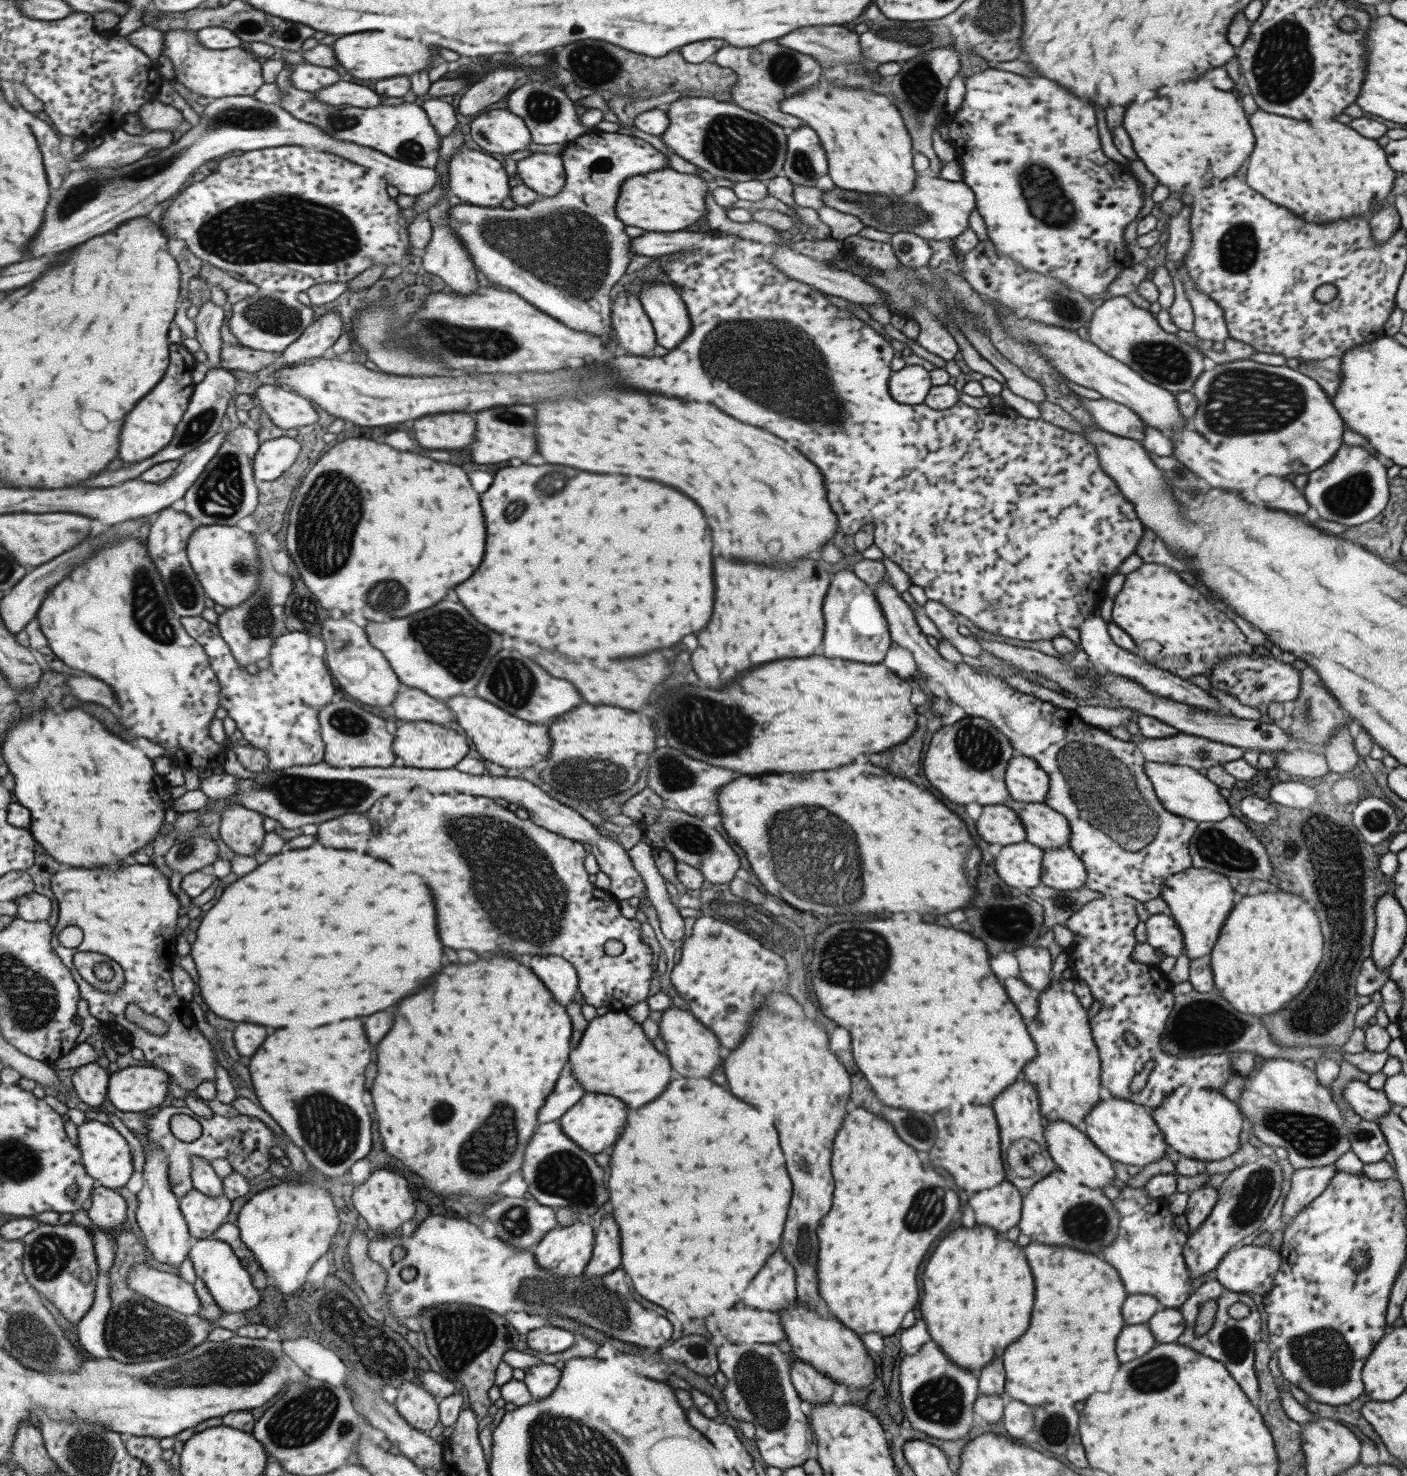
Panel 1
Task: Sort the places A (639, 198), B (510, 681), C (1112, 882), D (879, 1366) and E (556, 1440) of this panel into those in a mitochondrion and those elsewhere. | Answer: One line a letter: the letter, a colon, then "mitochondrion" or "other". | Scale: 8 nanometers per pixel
A: other
B: mitochondrion
C: other
D: other
E: mitochondrion

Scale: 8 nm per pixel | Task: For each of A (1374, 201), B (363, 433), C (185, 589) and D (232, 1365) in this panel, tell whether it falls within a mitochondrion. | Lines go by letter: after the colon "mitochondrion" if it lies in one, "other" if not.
A: mitochondrion
B: other
C: mitochondrion
D: mitochondrion

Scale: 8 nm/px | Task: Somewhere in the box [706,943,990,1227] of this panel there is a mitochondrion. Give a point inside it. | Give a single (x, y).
(915, 1126)

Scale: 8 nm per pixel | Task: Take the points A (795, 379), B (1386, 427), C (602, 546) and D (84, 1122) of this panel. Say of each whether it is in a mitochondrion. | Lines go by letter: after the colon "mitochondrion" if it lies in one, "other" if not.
A: mitochondrion
B: other
C: other
D: other

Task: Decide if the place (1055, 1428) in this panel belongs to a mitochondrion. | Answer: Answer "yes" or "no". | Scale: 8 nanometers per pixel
yes

